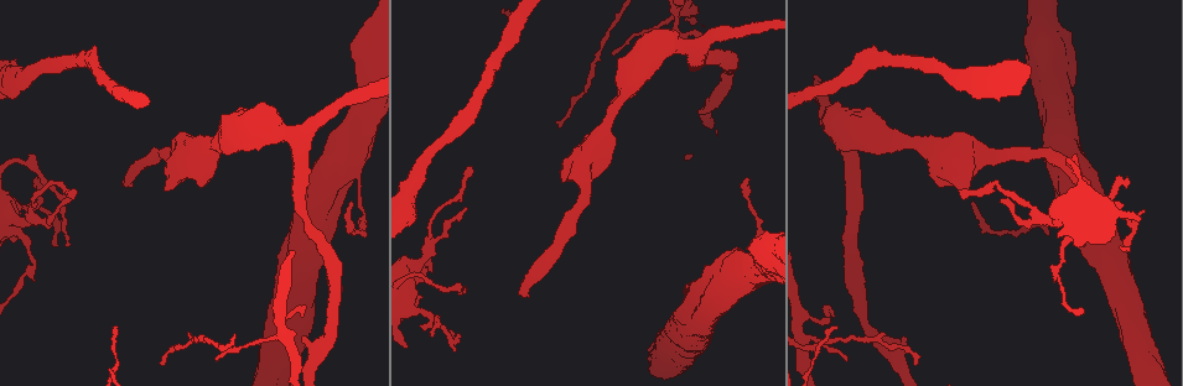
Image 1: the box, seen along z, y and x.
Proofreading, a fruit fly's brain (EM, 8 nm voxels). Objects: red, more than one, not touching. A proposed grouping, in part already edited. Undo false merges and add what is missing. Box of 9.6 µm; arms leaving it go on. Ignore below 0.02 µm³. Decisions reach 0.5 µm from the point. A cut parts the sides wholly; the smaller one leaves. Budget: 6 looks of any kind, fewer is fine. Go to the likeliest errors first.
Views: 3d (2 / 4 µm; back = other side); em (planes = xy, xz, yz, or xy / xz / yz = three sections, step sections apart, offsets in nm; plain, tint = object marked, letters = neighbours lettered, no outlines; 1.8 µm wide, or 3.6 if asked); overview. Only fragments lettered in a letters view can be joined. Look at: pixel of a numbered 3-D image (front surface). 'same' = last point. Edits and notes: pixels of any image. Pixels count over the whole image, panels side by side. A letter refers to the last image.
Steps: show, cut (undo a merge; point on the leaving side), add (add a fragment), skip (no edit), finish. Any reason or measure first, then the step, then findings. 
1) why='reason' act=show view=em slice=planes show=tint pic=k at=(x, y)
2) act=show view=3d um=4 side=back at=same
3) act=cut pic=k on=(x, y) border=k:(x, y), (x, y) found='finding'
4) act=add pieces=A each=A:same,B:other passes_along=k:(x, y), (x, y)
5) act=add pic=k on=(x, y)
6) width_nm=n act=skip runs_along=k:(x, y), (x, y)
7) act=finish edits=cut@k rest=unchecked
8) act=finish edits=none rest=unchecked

why='free end' act=show view=em um=3.6 slice=planes show=letters pic=1 at=(522, 296)

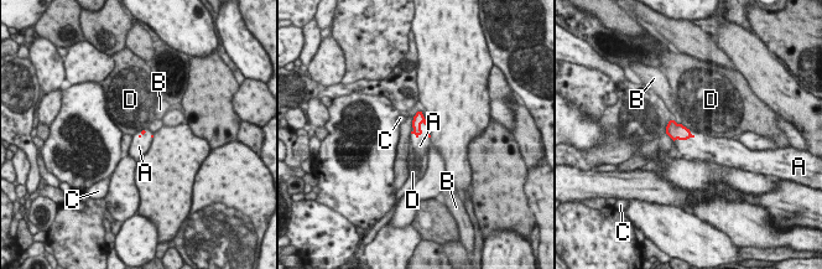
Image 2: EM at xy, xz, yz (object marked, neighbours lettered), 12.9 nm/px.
longest_contact=A:280nm act=add pieces=A each=A:same,B:other,C:other,D:other passes_along=2:(416, 123), (420, 130), (420, 145) found='the neuron continues'

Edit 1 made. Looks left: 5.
why='an open end' act=show view=em slice=xz step=16 show=tint pic=1 at=(32, 180)

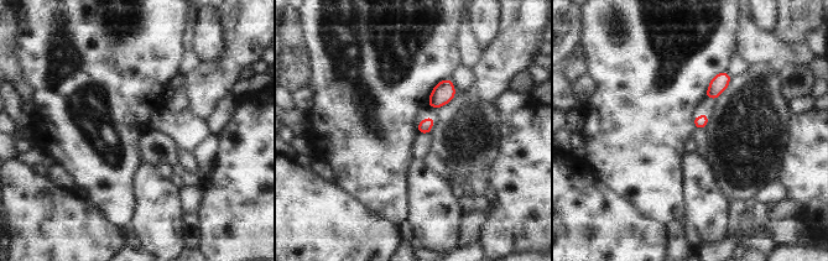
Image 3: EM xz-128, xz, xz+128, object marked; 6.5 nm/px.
act=show view=em slice=planes show=letters at=same

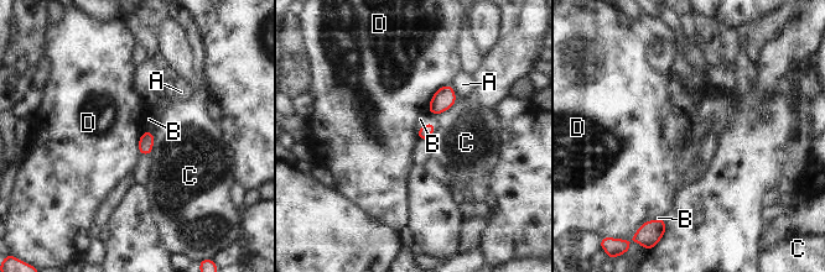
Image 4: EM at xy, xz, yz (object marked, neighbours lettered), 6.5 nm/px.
act=skip each=A:other,B:other,C:other,D:other found='no lettered fragment goes on from it'

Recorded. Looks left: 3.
why='branch stops here' act=show view=em slice=yz step=8 show=letters pic=1 at=(905, 338)

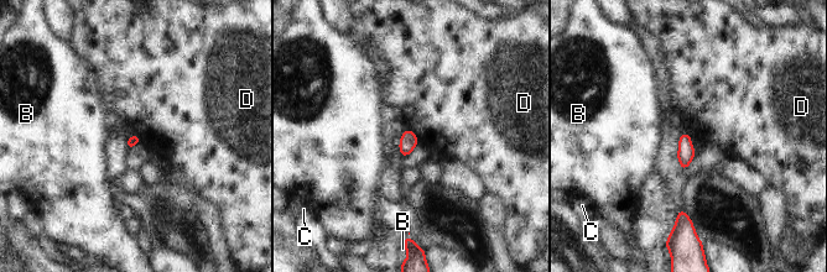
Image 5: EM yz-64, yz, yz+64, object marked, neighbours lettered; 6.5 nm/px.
act=skip each=B:other,C:other,D:other border=5:(407, 127), (419, 140) found='none of them fits'

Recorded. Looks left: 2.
act=finish edits=add@2 rest=unchecked

